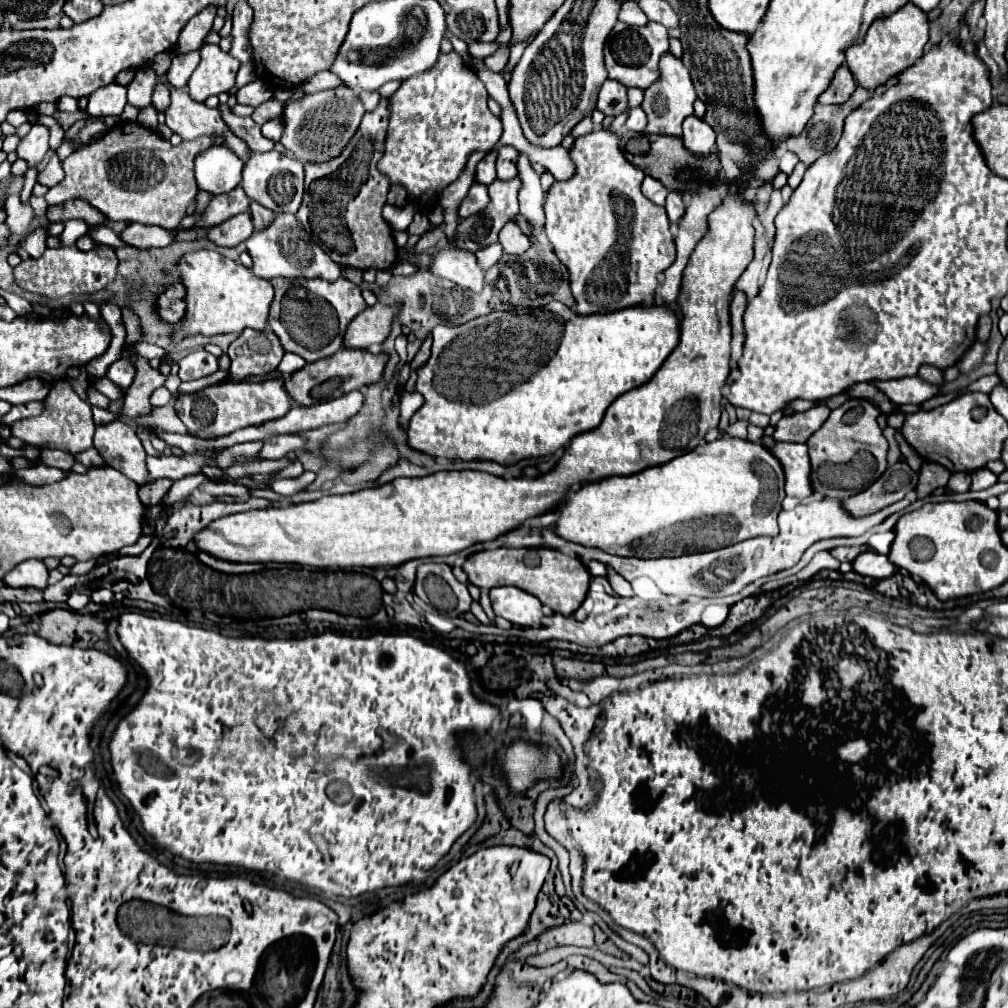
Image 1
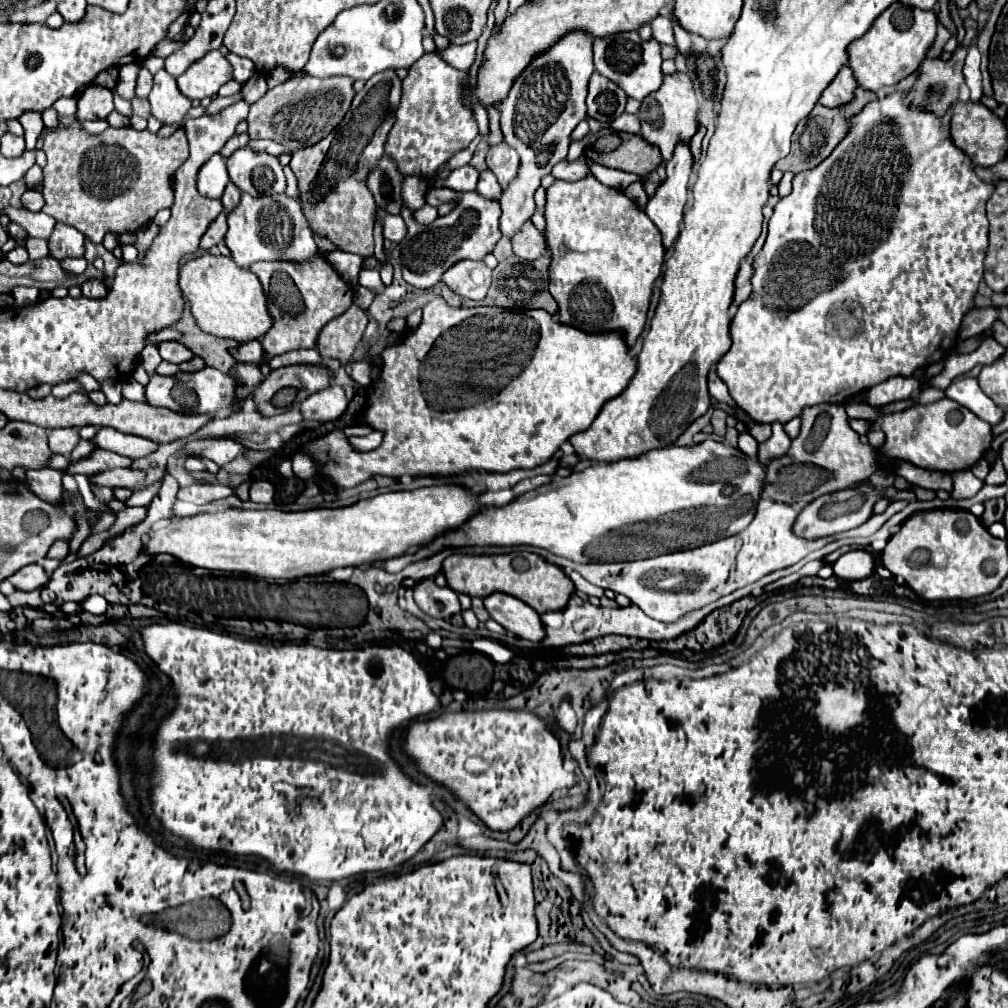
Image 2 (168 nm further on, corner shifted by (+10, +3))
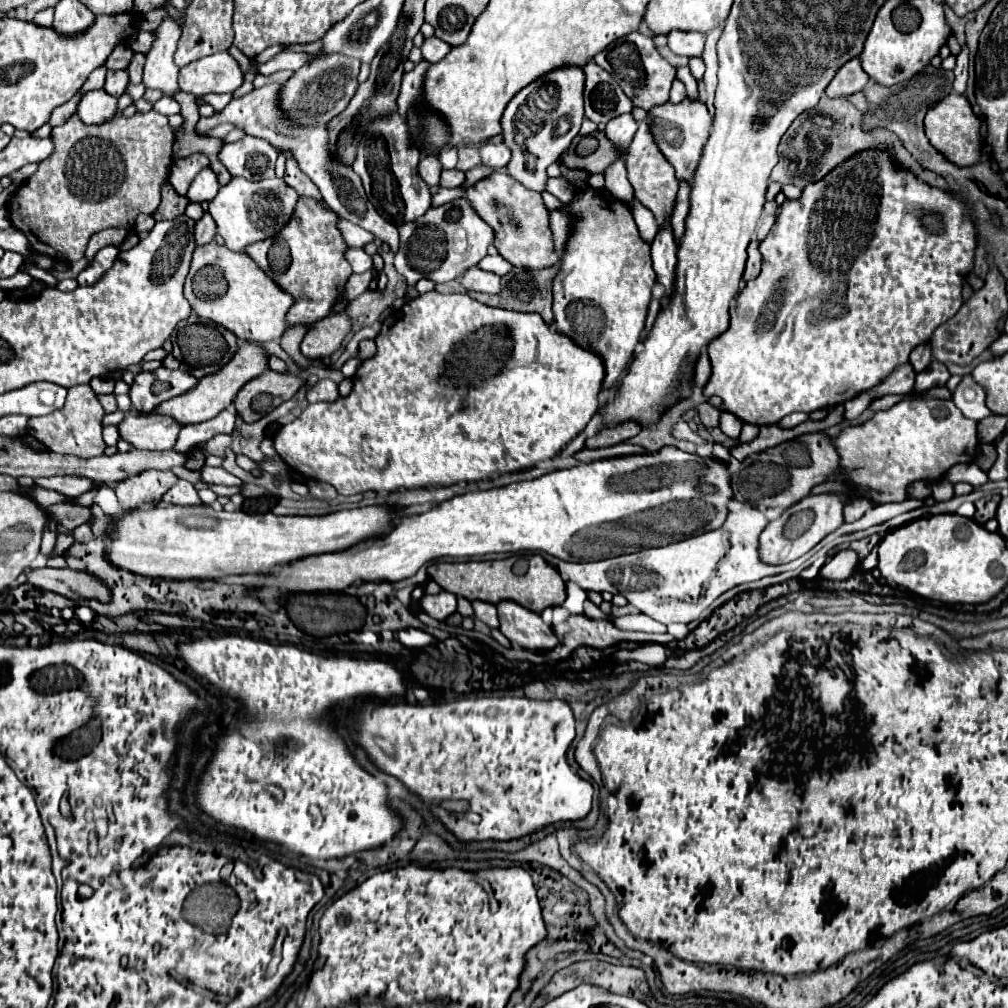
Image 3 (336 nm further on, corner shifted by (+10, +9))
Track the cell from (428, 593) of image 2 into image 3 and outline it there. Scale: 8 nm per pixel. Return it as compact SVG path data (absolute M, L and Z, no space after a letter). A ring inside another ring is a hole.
M441 591L437 595L425 593L419 603L425 613L429 613L433 619L439 619L439 621L445 621L457 609L457 597L449 591Z

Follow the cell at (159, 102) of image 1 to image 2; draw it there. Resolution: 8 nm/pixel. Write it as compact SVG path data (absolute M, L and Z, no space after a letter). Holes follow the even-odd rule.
M139 65L139 75L137 75L135 95L137 95L139 99L147 99L151 85L153 85L153 75L151 75L151 73L149 73L149 71L147 71L143 65Z

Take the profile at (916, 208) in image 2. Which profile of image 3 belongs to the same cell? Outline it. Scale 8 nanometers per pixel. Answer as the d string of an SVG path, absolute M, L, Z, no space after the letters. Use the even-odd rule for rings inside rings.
M873 147L861 153L855 153L853 157L845 159L841 165L833 167L823 179L809 183L799 199L785 199L785 203L779 207L779 215L775 225L771 227L769 235L761 241L759 251L763 255L763 267L757 279L747 281L745 289L733 299L731 305L731 325L727 333L719 335L715 341L709 343L709 359L711 359L711 379L705 387L705 395L719 395L723 399L725 411L733 413L745 423L753 425L775 425L789 413L811 413L815 409L829 409L835 405L843 405L855 395L869 391L877 383L889 377L899 365L909 363L909 353L923 343L929 343L933 331L943 325L947 319L951 319L959 307L963 305L963 283L967 281L967 275L973 271L975 261L975 249L977 249L977 233L975 223L971 217L971 207L955 197L953 193L927 185L923 179L919 179L909 167L901 165L889 149ZM925 215L939 215L943 223L943 233L929 233L923 225Z

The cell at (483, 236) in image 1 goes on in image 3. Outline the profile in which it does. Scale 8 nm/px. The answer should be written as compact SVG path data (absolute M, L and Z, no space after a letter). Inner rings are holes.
M465 197L429 209L419 219L401 225L399 235L401 245L395 253L395 269L409 285L415 285L419 279L431 279L435 283L453 281L469 267L477 265L487 255L487 247L493 243L493 227L485 225L485 221L477 217L477 211Z

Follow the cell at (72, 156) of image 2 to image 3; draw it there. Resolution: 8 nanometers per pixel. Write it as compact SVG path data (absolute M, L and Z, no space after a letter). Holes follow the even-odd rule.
M149 111L135 113L133 117L113 117L113 121L105 121L101 125L85 125L77 113L73 113L63 125L53 127L51 131L53 153L39 163L39 169L17 189L13 199L9 201L11 223L21 229L29 245L35 253L45 253L53 259L77 261L85 255L89 239L107 229L107 227L123 227L133 229L135 213L153 215L161 203L161 185L167 179L173 153L171 147L175 143L175 131L169 127L167 117Z

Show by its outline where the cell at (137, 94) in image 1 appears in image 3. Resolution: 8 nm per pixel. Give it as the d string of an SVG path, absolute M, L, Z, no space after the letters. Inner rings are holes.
M107 71L107 81L105 81L105 91L111 93L113 97L121 97L129 85L129 77L125 71Z

